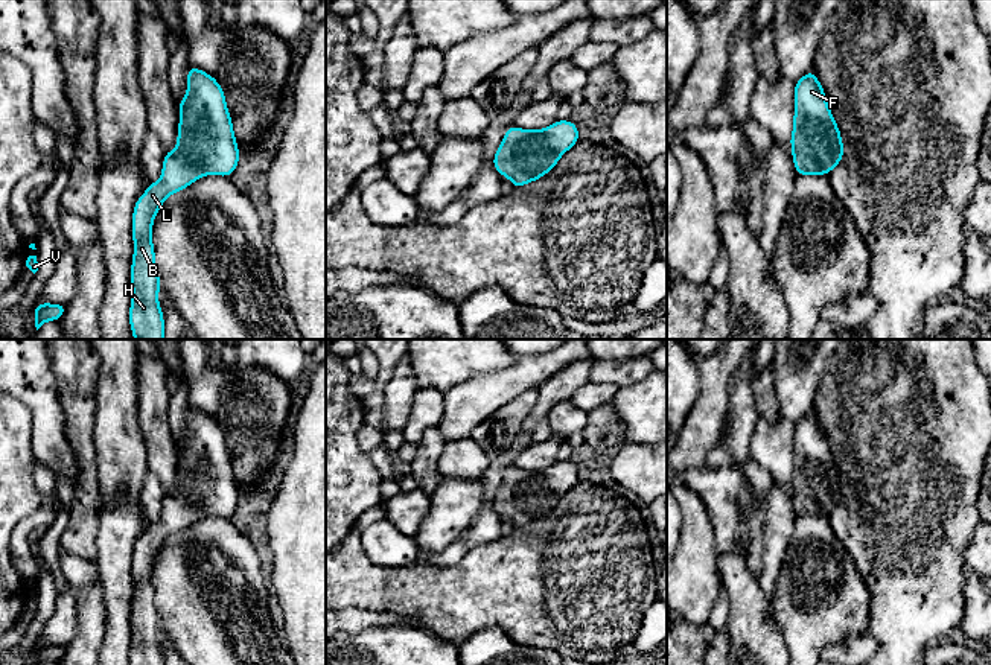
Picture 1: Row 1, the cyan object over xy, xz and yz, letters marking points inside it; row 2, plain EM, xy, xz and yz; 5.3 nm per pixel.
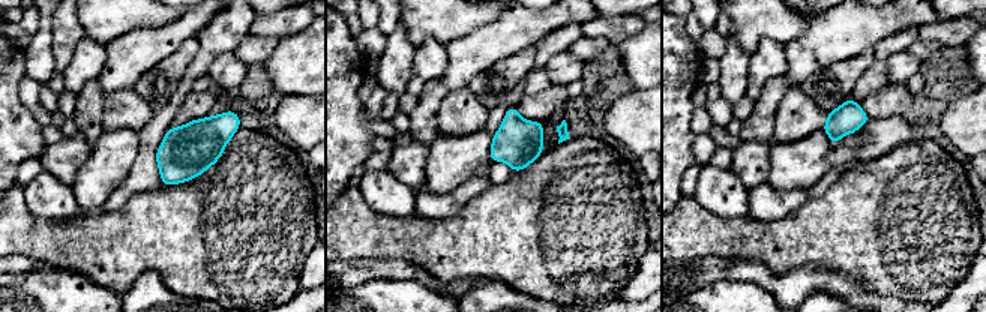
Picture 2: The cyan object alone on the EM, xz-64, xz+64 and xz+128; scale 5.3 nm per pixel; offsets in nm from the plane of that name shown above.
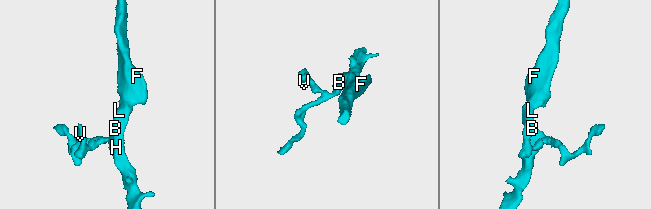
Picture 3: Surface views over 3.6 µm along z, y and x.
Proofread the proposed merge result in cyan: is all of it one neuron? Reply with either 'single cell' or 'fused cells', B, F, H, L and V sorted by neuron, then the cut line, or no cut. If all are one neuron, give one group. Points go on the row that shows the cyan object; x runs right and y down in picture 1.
single cell | B F H L V | no cut

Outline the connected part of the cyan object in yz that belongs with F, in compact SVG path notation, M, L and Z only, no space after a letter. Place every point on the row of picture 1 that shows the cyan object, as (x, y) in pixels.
M810 70L795 82L790 142L796 175L828 175L843 160L843 142L817 76Z

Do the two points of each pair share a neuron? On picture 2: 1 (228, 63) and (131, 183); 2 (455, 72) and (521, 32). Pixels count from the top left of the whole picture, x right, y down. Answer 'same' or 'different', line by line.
1: different
2: same

